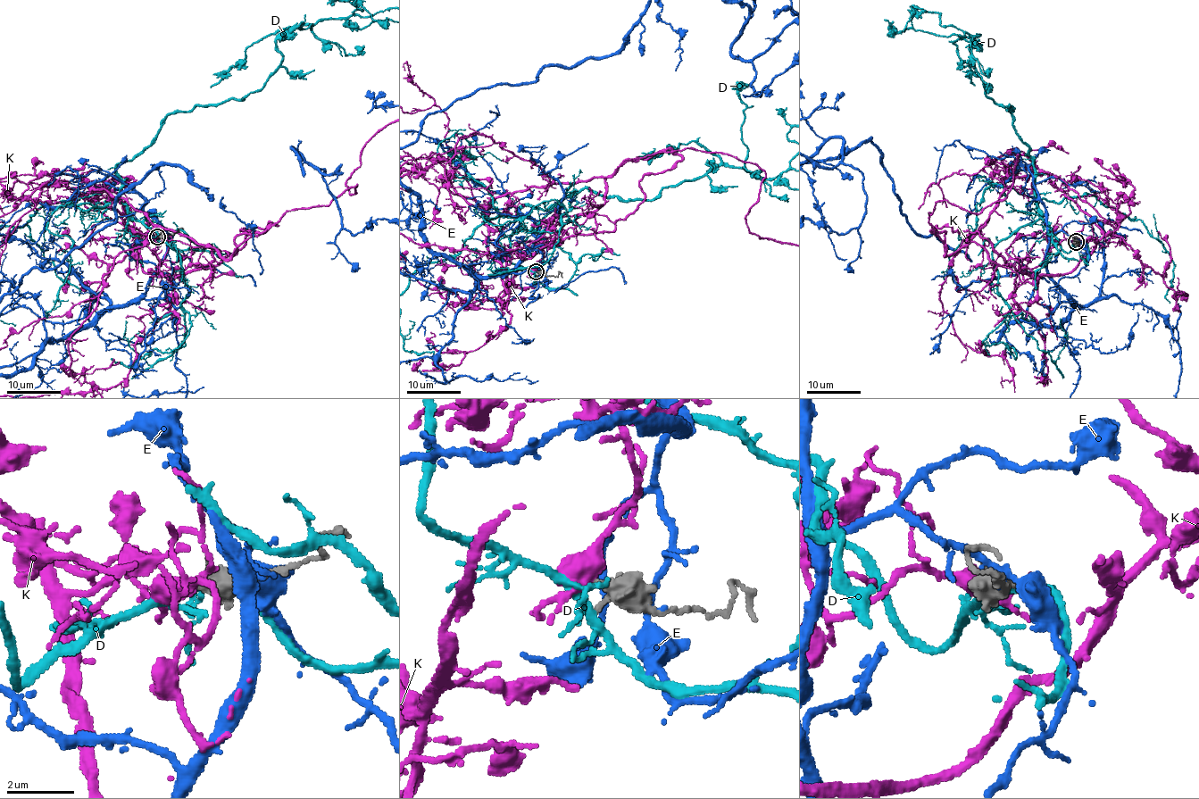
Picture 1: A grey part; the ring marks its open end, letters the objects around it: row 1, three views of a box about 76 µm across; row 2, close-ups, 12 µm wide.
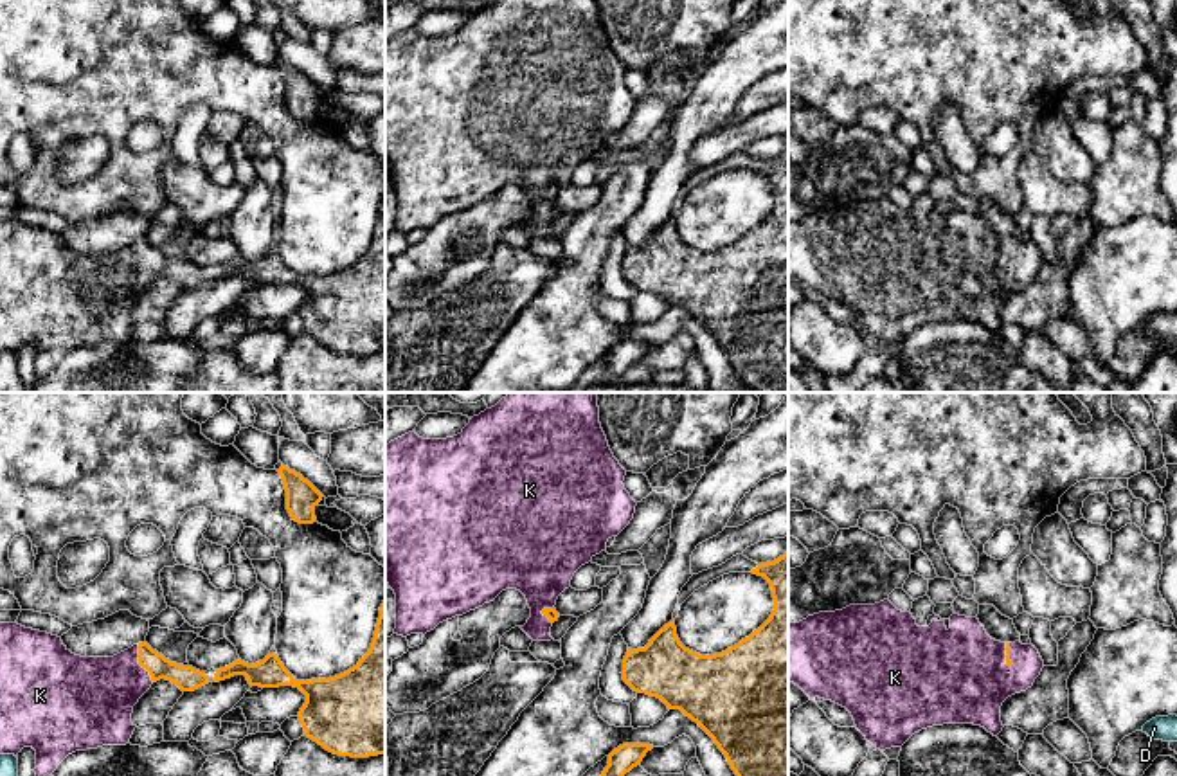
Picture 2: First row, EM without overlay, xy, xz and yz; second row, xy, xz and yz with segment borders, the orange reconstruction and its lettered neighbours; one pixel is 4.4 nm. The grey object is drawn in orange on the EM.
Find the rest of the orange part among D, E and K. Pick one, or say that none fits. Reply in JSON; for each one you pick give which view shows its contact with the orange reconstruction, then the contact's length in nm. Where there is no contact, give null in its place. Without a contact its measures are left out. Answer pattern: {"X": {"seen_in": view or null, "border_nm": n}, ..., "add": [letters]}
{"K": {"seen_in": "xy", "border_nm": 180}, "add": ["K"]}

